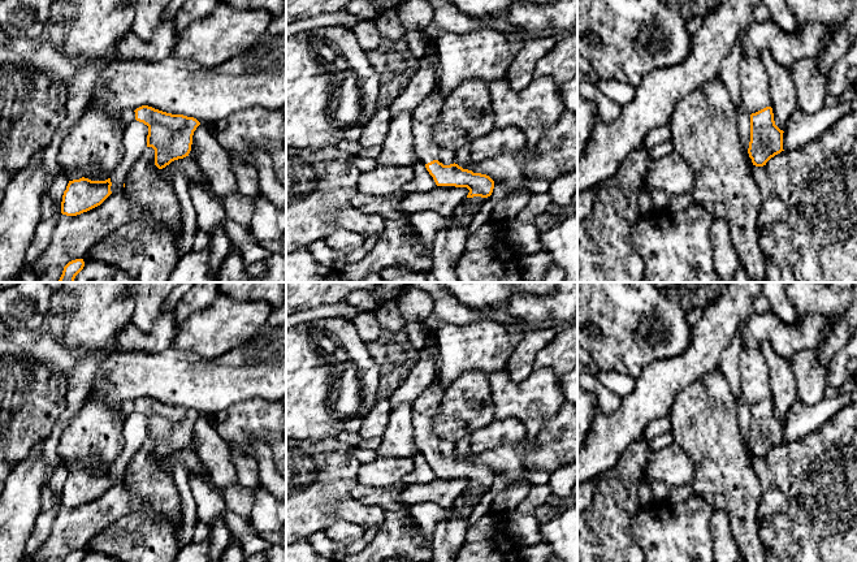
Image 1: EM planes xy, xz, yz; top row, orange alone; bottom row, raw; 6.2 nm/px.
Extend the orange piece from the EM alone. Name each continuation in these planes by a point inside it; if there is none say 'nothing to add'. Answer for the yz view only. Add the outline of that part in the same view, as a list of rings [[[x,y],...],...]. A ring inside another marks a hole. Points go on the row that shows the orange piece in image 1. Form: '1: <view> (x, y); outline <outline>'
nothing to add

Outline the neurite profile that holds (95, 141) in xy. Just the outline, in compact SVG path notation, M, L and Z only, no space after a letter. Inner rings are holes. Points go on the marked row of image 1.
M91 96L83 114L64 139L57 163L64 174L90 167L85 176L91 181L105 181L124 156L125 124L121 113Z

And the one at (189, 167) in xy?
M187 156L183 159L176 160L176 164L173 167L166 165L165 168L163 168L161 174L166 180L170 181L172 172L174 168L177 168L179 172L182 172L186 176L187 181L195 181L195 182L200 183L205 180L204 174L200 172L198 163Z

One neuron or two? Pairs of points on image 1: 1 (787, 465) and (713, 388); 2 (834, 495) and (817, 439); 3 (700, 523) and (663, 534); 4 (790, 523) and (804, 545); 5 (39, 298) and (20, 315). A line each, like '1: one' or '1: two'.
1: two
2: two
3: one
4: one
5: one

